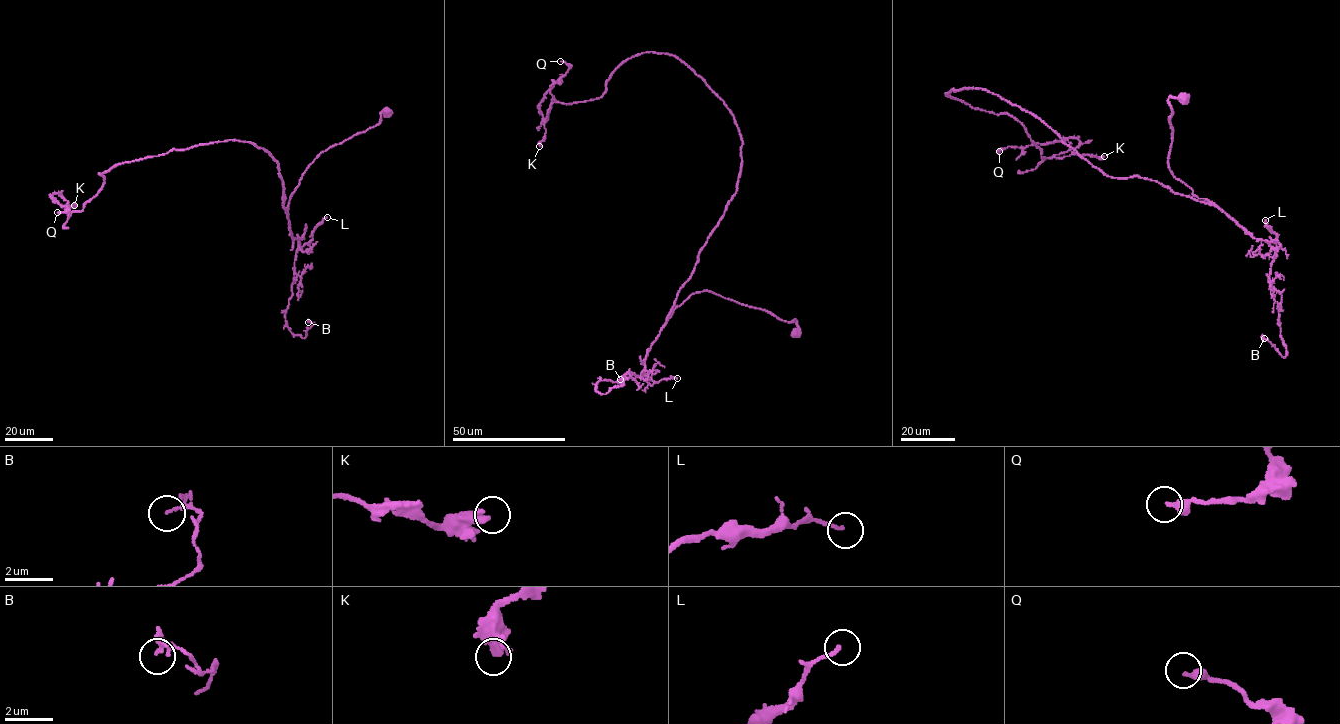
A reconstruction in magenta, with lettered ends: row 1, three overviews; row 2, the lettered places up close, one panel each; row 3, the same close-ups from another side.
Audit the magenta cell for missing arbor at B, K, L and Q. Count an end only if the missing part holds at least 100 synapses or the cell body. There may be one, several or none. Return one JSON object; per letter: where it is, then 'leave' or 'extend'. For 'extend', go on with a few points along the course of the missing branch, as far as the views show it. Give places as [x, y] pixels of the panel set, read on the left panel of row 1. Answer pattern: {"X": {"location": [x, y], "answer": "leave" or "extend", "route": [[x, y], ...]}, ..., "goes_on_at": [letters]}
{"B": {"location": [308, 322], "answer": "leave"}, "K": {"location": [74, 205], "answer": "leave"}, "L": {"location": [327, 217], "answer": "leave"}, "Q": {"location": [57, 212], "answer": "leave"}, "goes_on_at": []}

